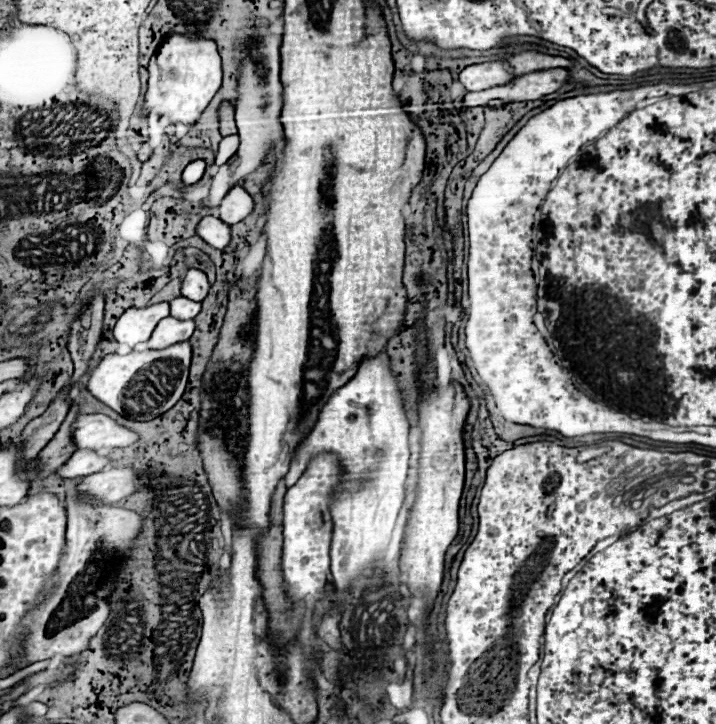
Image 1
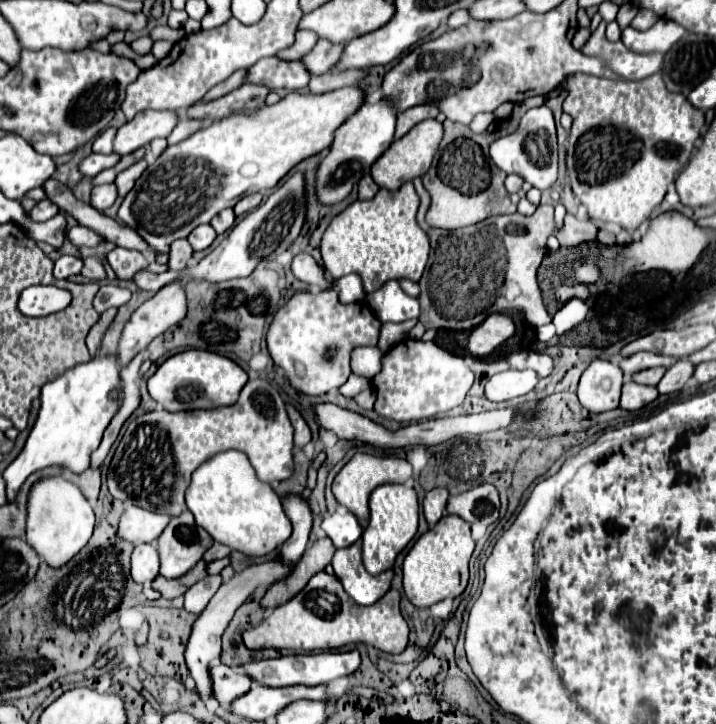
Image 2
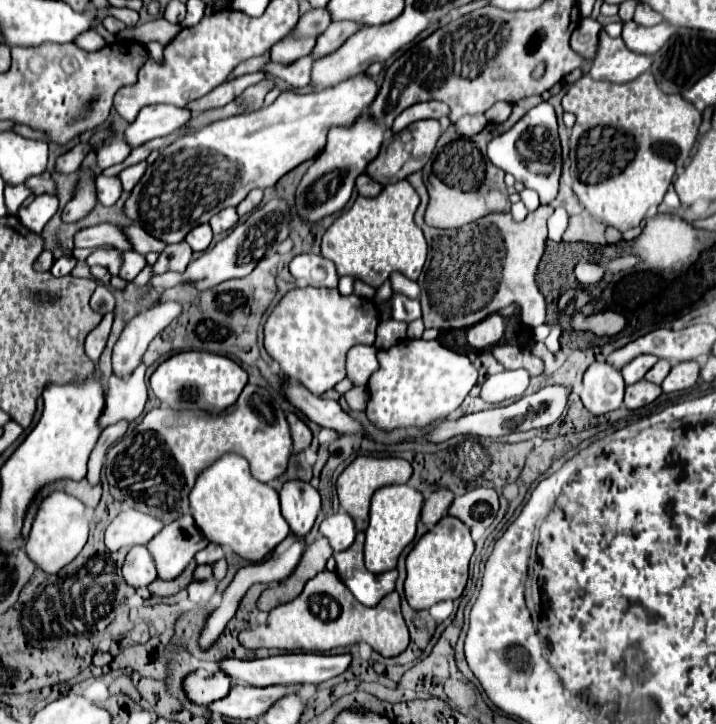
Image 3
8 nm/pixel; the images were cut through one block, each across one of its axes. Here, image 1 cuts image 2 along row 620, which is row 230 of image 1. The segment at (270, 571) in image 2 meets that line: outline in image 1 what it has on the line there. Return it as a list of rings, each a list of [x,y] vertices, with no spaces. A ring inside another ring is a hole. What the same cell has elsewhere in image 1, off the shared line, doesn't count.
[[[204,216],[198,226],[196,226],[196,234],[208,242],[210,246],[222,250],[230,244],[230,226],[224,224],[220,218],[216,216]]]

